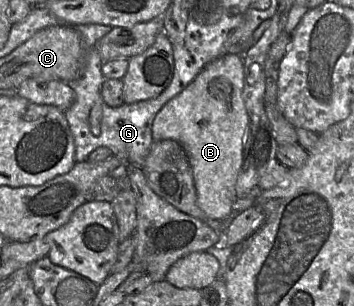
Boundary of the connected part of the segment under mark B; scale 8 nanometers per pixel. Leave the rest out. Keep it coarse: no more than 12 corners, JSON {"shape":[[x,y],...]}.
{"shape":[[242,55],[209,62],[156,114],[186,151],[198,205],[236,201],[248,115]]}

